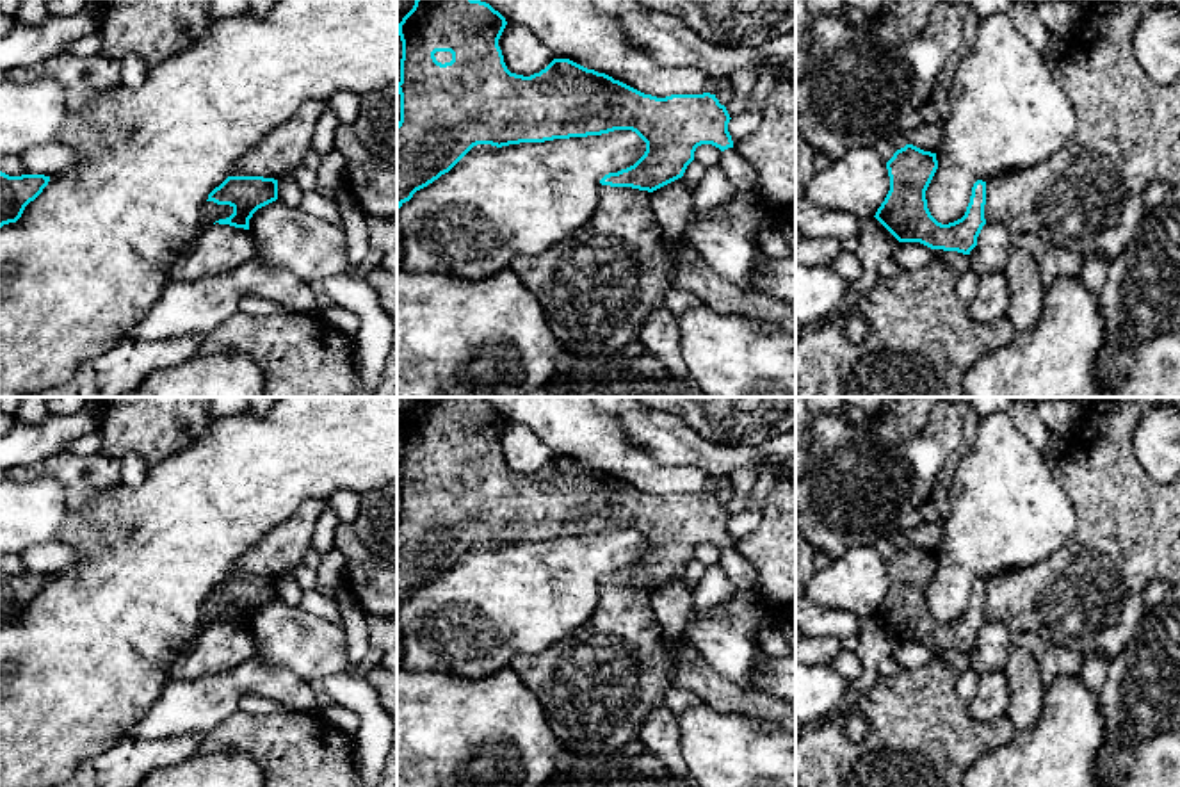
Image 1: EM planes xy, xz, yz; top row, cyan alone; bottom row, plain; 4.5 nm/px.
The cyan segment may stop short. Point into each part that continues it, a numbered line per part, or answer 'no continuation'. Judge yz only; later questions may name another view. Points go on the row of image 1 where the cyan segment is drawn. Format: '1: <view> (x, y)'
no continuation

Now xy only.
no continuation

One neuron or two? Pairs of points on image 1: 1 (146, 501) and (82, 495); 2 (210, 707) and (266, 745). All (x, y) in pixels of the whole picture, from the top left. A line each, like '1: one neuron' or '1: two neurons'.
1: two neurons
2: two neurons

